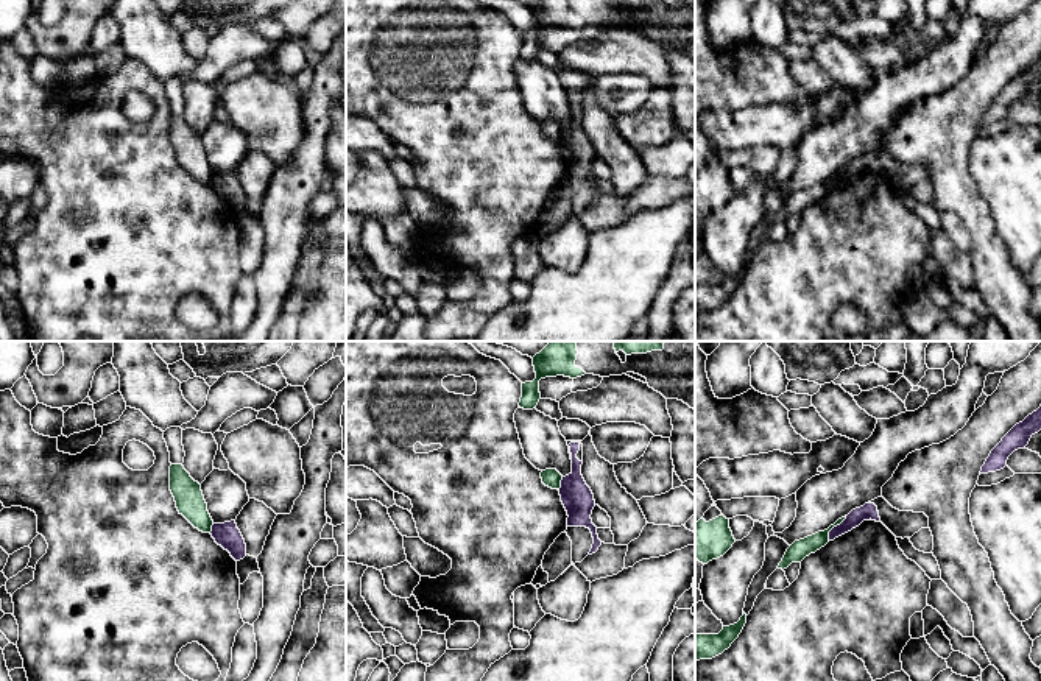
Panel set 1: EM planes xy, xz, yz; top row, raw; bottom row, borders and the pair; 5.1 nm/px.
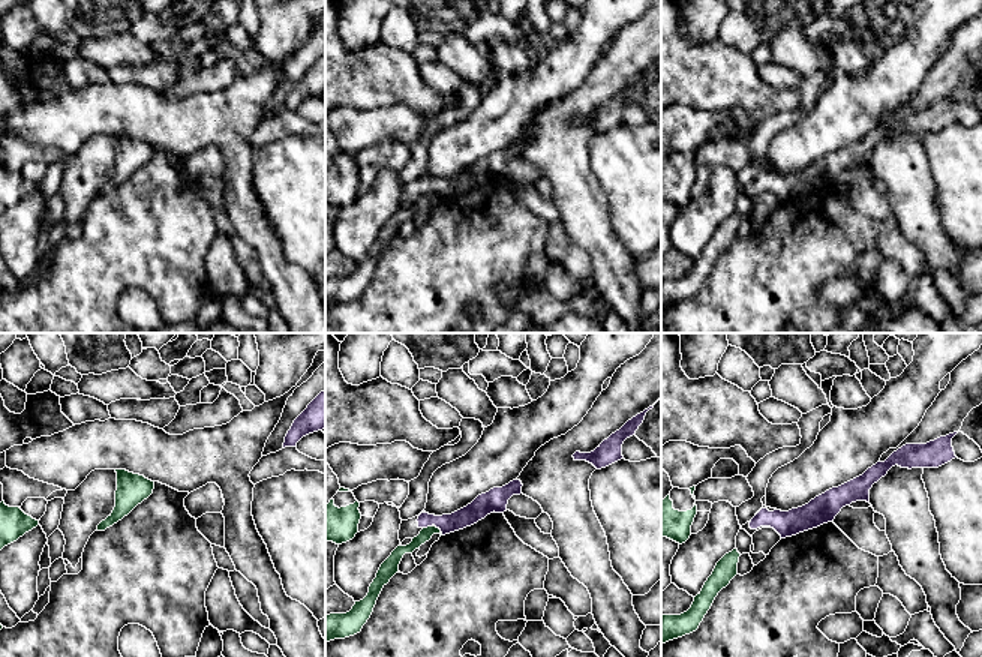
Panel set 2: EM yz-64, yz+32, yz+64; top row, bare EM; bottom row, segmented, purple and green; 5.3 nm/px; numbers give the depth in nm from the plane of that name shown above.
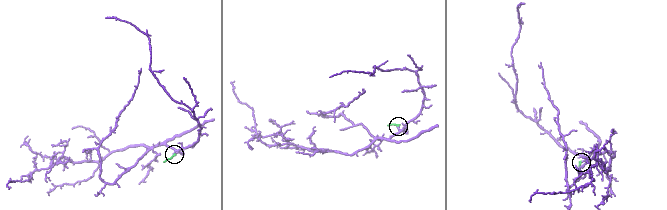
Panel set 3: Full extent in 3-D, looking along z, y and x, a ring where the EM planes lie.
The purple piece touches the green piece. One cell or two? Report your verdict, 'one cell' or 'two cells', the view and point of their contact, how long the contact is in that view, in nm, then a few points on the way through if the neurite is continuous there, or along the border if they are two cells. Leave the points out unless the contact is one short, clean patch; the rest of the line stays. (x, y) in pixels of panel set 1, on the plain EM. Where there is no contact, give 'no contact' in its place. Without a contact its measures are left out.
two cells | yz (834, 178) | 160 nm | along yz (846, 167), (829, 183), (828, 190)

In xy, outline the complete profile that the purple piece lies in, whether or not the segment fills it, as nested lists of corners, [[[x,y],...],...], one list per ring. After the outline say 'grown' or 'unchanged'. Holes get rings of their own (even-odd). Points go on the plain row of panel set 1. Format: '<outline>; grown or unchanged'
[[[235,171],[213,175],[210,185],[218,196],[231,204],[235,212],[246,207],[246,195],[240,181],[237,179]]]; unchanged

